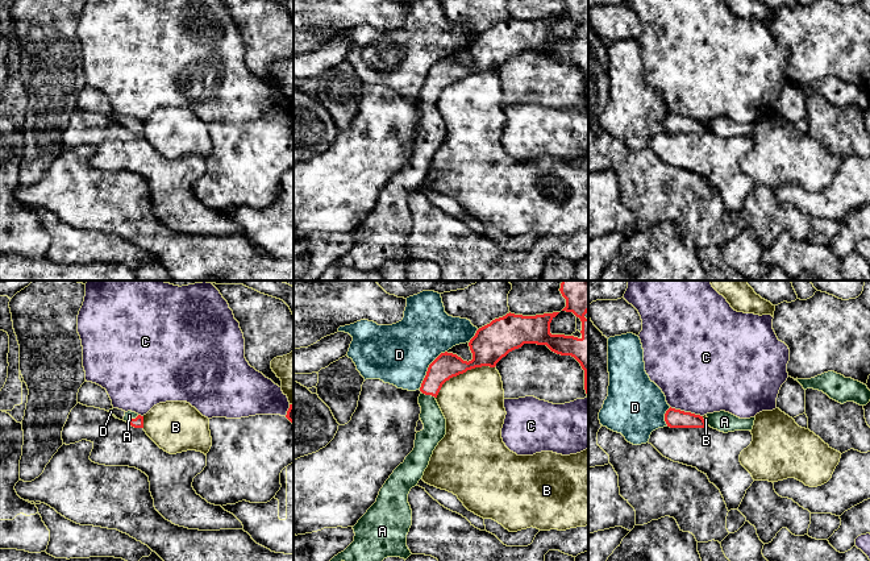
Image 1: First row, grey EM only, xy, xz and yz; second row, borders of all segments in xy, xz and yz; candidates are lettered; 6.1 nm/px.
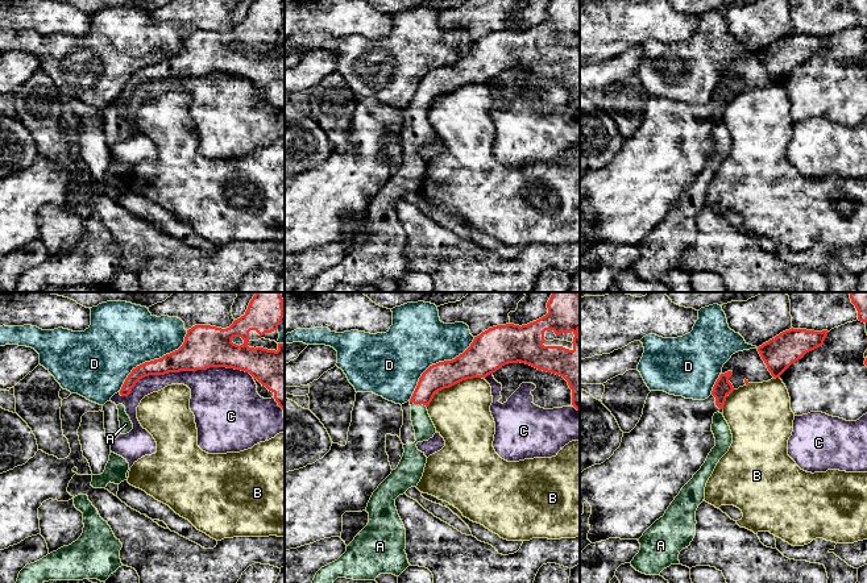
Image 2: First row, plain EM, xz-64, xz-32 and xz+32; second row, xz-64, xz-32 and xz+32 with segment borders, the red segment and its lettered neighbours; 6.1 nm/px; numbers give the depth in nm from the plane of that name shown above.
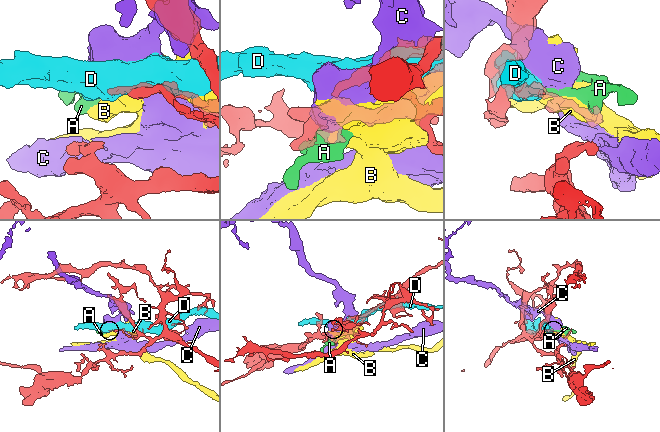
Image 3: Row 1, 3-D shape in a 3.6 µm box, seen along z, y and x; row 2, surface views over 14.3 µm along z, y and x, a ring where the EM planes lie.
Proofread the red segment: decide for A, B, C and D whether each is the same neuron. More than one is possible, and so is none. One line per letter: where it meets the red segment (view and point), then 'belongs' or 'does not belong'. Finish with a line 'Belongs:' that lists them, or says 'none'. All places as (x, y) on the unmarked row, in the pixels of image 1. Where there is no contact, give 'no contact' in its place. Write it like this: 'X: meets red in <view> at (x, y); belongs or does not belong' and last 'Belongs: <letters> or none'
A: meets red in xz at (428, 99); belongs
B: meets red in xz at (461, 78); does not belong
C: meets red in yz at (686, 117); does not belong
D: meets red in xz at (428, 74); does not belong
Belongs: A

